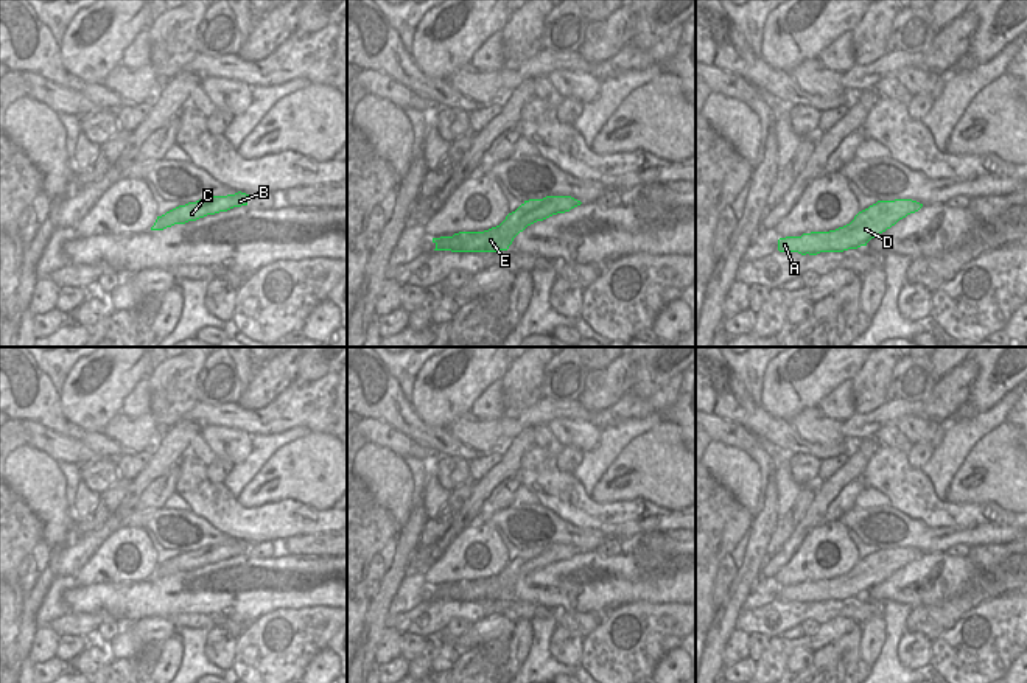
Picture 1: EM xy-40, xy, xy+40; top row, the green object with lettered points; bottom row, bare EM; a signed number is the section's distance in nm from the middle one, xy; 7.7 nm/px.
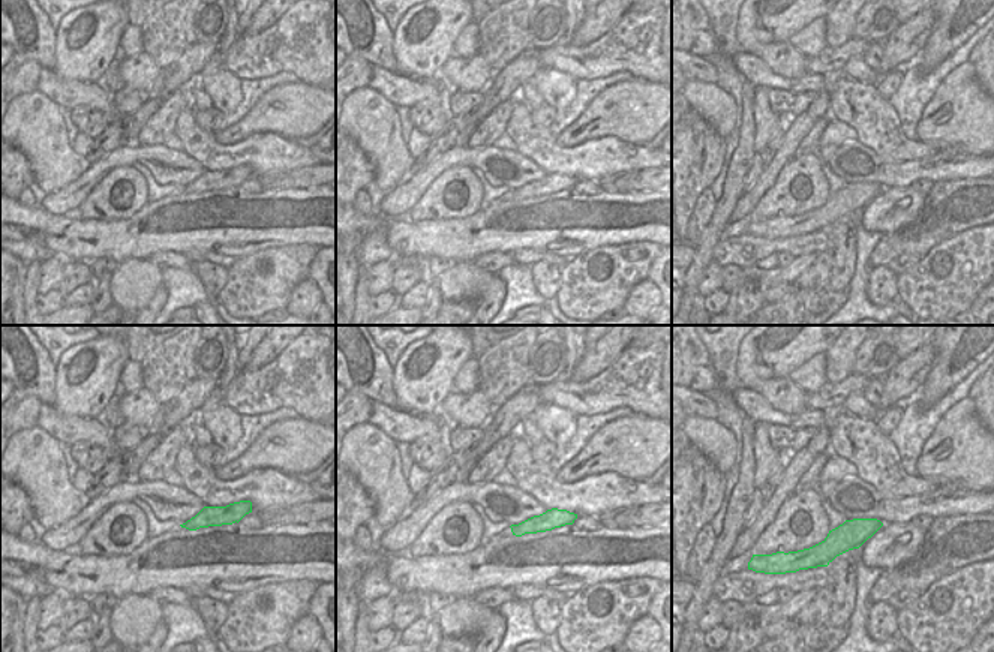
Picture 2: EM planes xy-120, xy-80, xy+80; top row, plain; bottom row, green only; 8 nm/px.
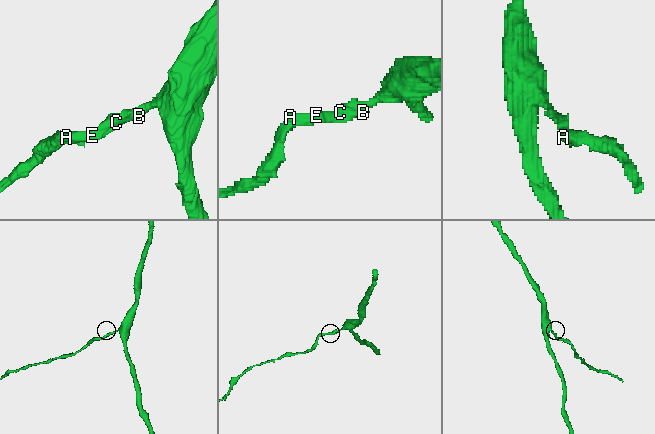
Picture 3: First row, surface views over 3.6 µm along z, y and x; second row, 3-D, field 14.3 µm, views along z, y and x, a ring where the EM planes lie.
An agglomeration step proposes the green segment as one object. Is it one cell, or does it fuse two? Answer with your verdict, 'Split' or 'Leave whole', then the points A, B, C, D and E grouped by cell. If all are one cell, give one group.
Leave whole. Groups: A B C D E.

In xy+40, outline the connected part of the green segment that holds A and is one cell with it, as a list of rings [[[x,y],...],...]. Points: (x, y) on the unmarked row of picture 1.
[[[912,548],[878,549],[859,560],[850,573],[836,579],[780,587],[778,599],[817,604],[820,601],[857,597],[867,594],[871,587],[885,580],[907,563],[918,560],[921,555],[923,552]]]

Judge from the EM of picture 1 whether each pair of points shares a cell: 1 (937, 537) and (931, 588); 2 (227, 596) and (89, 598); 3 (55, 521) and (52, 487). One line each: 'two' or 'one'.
1: two
2: one
3: one

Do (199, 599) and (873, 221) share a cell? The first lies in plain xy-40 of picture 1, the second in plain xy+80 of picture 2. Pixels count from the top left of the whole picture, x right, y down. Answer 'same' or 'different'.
same

